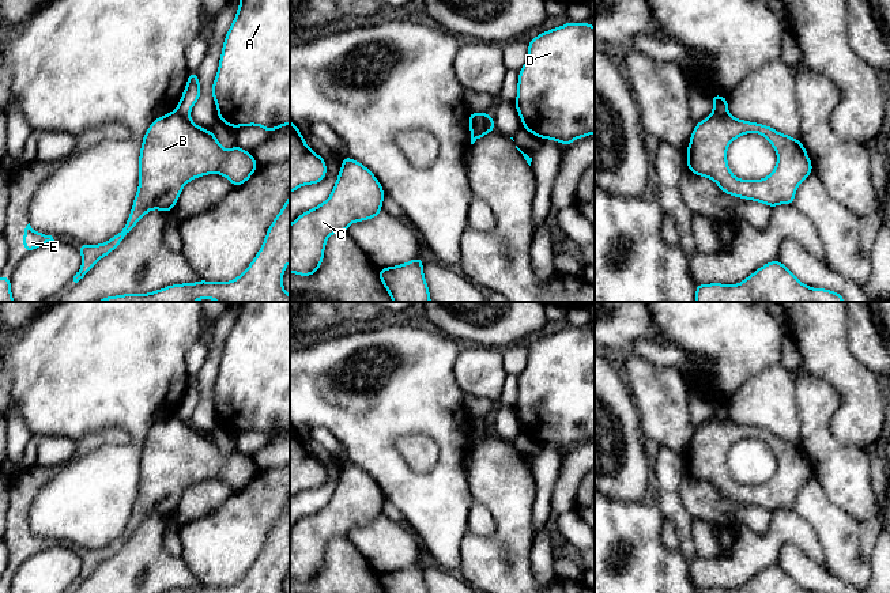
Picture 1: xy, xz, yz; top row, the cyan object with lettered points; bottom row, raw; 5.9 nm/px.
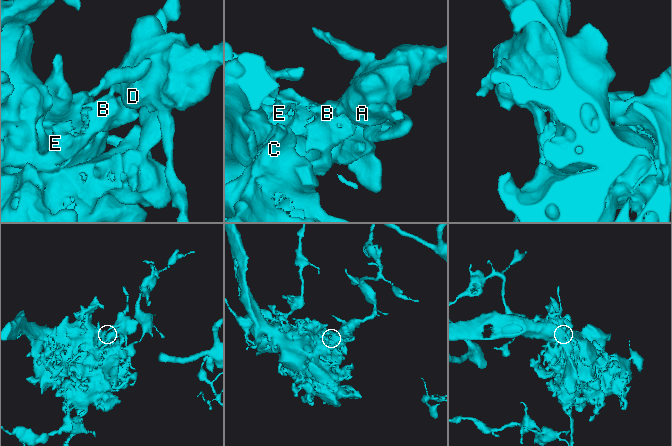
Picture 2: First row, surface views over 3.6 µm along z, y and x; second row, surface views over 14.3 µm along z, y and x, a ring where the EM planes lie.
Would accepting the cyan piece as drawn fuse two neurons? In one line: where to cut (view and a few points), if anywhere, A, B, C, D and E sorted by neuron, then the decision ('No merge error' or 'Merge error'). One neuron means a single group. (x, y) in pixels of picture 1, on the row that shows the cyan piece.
Split along yz (713, 112), (727, 113). Groups: A D / B C E. Merge error

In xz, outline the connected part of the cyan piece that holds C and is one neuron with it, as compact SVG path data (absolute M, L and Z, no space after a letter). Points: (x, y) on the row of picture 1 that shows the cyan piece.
M344 156L331 196L313 209L302 212L290 224L290 272L298 276L313 276L323 264L328 237L347 233L348 226L354 222L381 215L385 196L380 181L365 165Z

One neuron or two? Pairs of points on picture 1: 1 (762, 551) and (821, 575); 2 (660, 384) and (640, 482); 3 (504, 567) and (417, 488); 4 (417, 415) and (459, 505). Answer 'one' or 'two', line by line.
1: two
2: two
3: two
4: one

